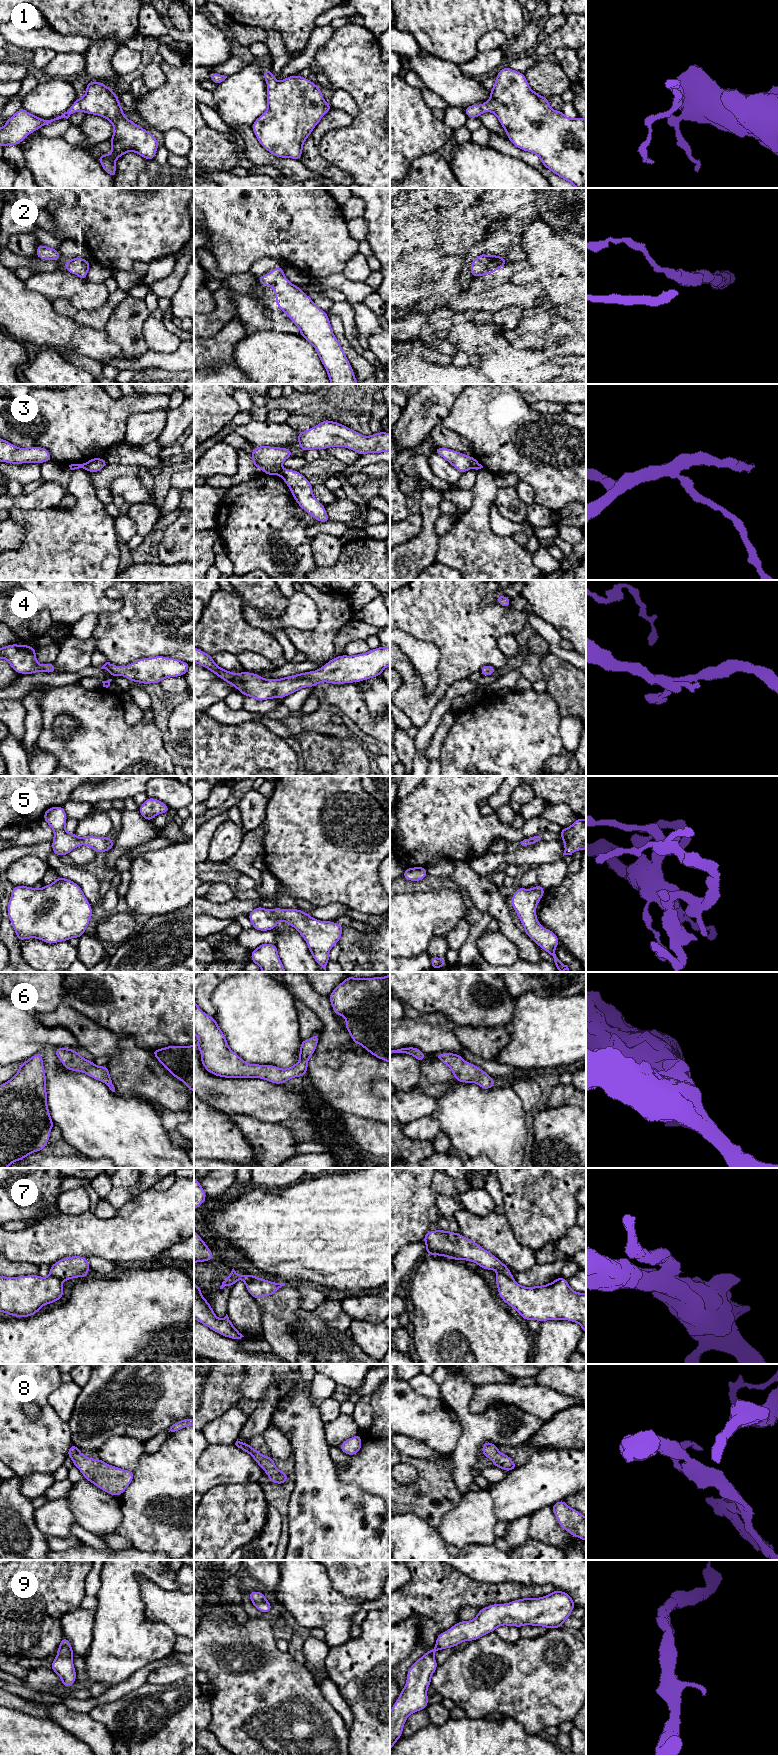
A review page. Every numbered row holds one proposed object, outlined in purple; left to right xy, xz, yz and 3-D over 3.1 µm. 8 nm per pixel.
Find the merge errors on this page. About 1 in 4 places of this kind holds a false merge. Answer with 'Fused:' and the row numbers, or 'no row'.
Fused: 3, 7

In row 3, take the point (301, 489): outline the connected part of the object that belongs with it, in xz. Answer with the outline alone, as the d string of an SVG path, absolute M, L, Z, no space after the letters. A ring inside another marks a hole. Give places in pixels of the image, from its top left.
M281 469L279 476L290 488L295 501L304 511L319 522L330 521L325 506L313 495L313 485L299 471Z

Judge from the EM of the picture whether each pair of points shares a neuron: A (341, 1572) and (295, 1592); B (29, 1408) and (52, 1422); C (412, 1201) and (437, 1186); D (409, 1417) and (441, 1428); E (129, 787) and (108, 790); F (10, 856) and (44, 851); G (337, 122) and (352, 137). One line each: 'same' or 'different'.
A: different
B: different
C: different
D: same
E: same
F: same
G: different

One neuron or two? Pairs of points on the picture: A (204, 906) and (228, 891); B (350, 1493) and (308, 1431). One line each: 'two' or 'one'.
A: two
B: one

